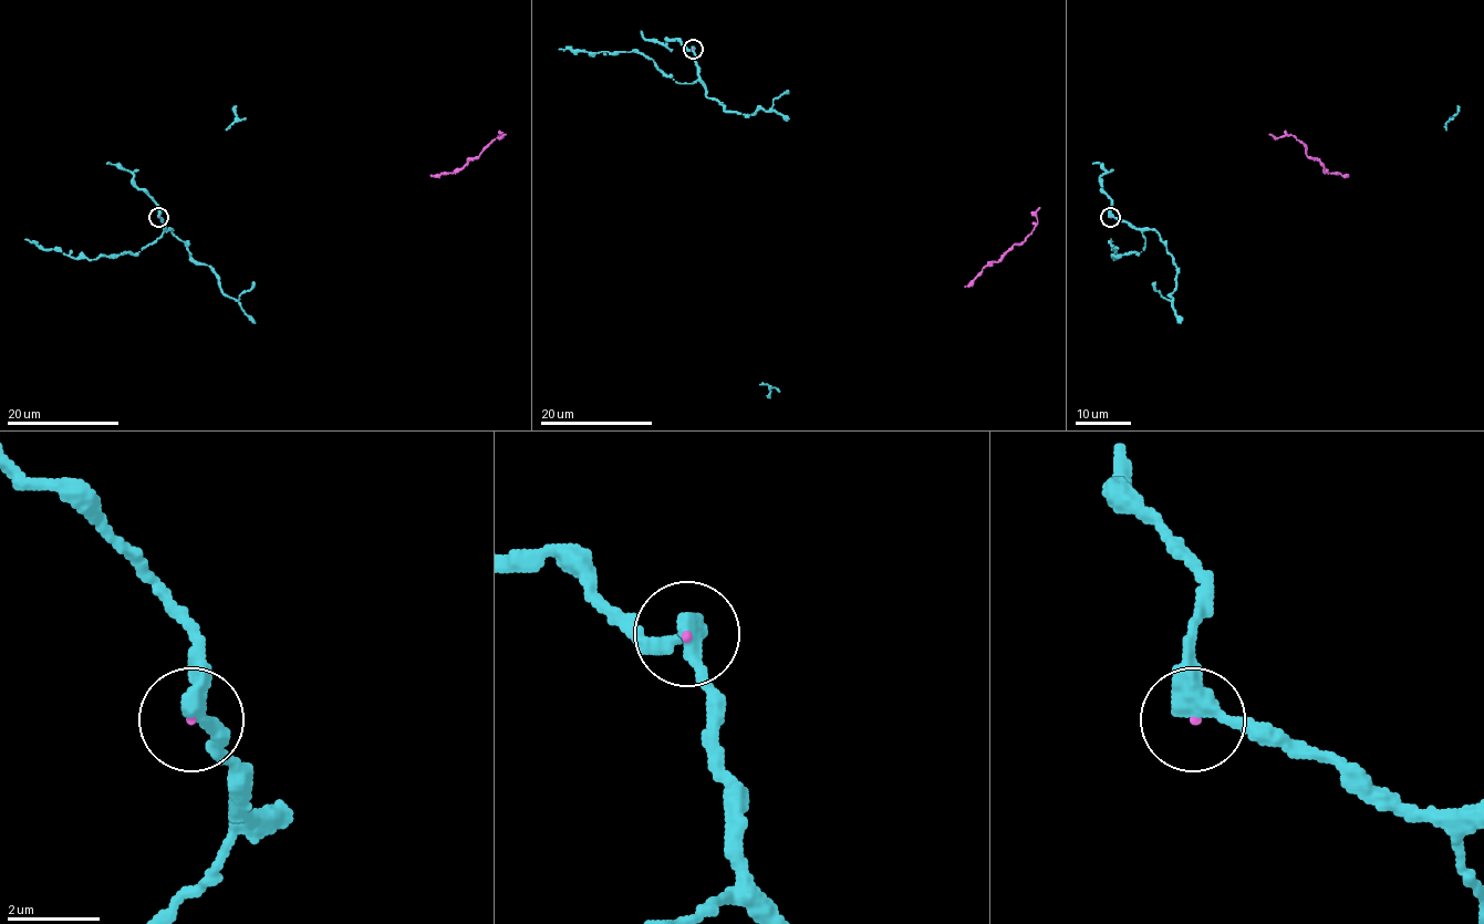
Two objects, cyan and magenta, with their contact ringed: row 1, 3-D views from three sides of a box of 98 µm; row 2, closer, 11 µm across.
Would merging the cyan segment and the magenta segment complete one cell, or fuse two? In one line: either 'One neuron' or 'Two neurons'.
One neuron

